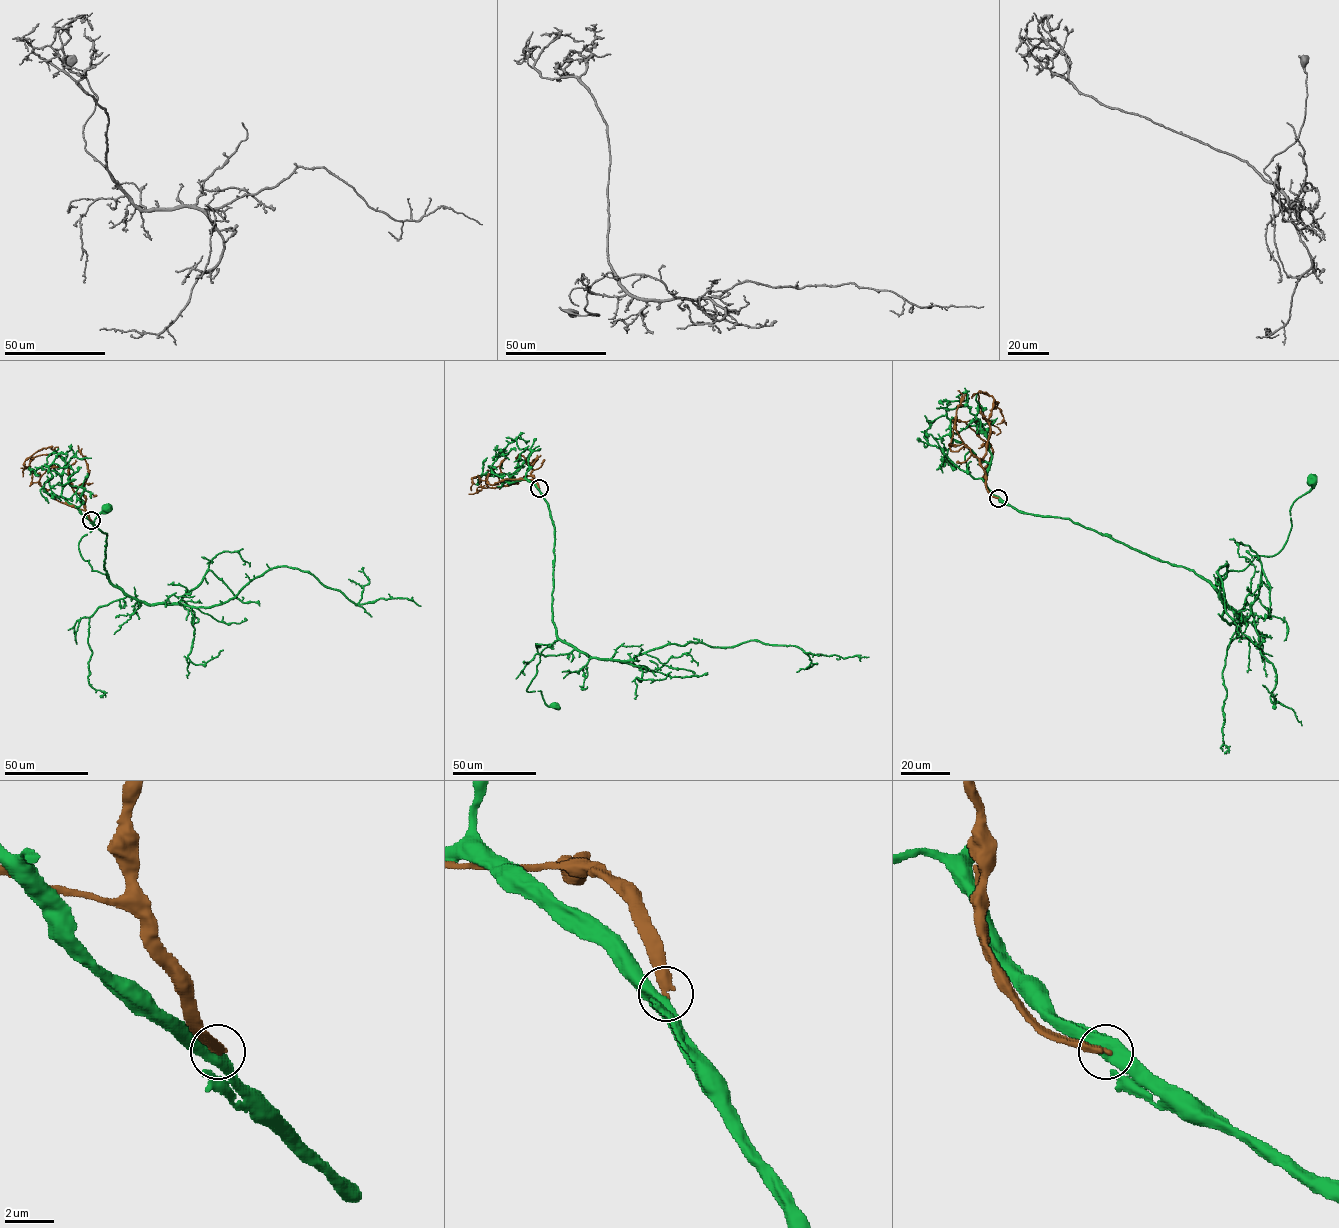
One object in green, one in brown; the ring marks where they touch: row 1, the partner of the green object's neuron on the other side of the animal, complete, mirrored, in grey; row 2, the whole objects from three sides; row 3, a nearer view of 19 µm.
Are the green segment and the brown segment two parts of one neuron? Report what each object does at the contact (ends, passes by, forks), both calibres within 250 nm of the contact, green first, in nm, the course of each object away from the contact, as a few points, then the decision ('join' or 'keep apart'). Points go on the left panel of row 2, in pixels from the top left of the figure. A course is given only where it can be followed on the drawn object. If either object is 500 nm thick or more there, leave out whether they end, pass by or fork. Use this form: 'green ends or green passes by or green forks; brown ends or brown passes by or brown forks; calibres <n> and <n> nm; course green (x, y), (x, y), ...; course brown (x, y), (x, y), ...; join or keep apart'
calibres 500 and 320 nm; course green (90, 520), (106, 534), (104, 566), (109, 580), (92, 570), (78, 548), (80, 540), (107, 507); course brown (91, 520), (86, 513), (85, 497), (72, 488), (67, 463), (54, 450), (44, 448), (27, 459), (23, 477); keep apart

